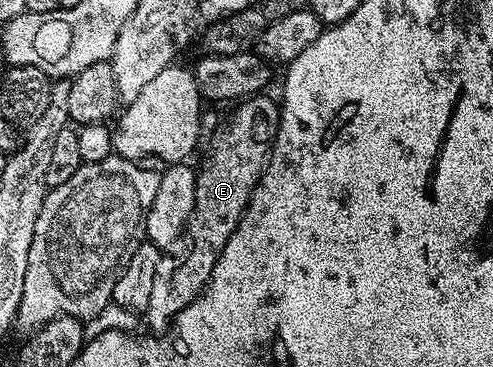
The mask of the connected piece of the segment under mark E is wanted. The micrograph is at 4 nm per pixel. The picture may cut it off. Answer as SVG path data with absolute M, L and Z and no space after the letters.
M267 93L253 94L231 107L232 115L220 126L220 131L212 138L212 147L204 158L204 163L196 170L196 203L192 215L184 226L183 235L178 243L178 248L171 252L160 254L158 272L154 272L154 285L150 287L150 304L146 311L149 331L160 332L173 325L174 319L190 305L197 295L208 285L212 276L212 269L222 252L226 248L226 240L240 223L244 209L256 185L260 183L260 175L268 162L268 155L272 152L272 141L276 138L278 124L280 123L280 107L277 99L267 98Z

